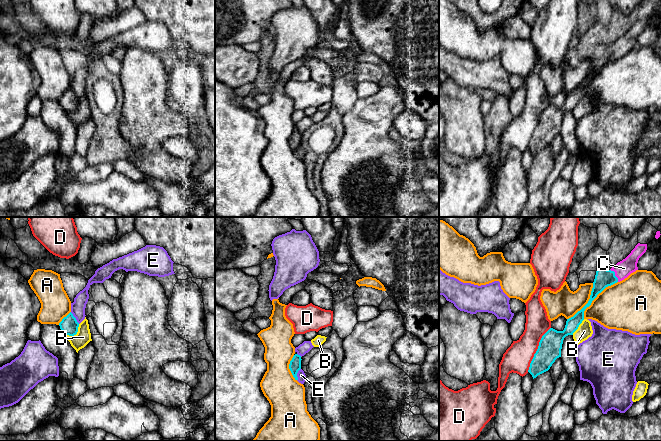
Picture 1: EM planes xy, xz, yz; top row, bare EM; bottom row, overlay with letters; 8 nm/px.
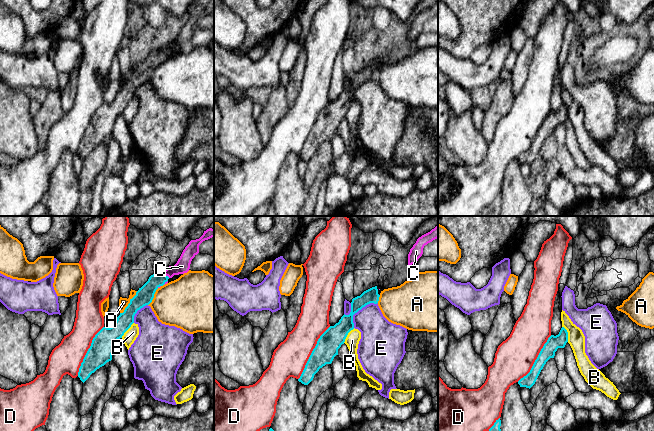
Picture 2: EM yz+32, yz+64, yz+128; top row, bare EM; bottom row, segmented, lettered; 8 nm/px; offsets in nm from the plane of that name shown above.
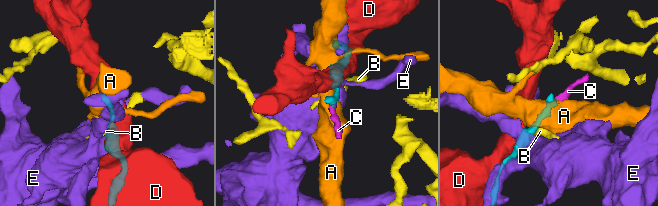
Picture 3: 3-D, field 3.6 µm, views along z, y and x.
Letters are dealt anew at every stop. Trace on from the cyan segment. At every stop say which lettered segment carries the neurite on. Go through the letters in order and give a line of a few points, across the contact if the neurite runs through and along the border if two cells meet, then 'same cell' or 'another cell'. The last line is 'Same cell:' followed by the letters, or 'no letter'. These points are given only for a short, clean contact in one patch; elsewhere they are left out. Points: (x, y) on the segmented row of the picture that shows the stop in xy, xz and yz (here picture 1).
A: another cell
B: line xy (79, 324), (78, 331), (75, 334), (66, 335); another cell
C: line yz (603, 278), (614, 275), (624, 268); same cell
D: another cell
E: line xy (70, 312), (79, 323); another cell
Same cell: C

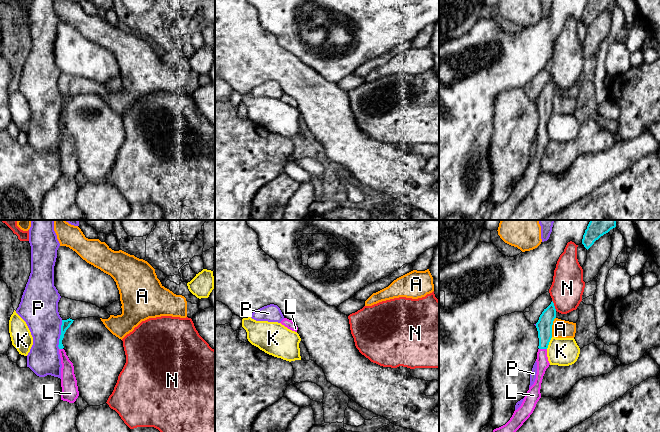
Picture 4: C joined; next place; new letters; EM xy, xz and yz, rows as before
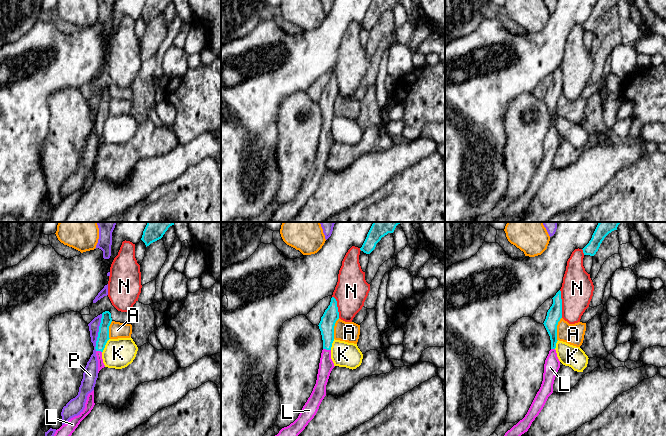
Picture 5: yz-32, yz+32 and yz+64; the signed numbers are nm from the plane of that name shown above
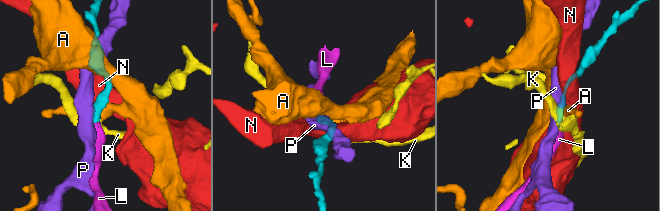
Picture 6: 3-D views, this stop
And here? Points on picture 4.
A: line yz (555, 317), (552, 323), (551, 336); another cell
K: line yz (552, 337), (546, 348); another cell
L: line yz (544, 325), (543, 348), (542, 361); same cell
N: line yz (552, 300), (556, 310); another cell
P: line xy (62, 320), (58, 348); another cell
Same cell: L

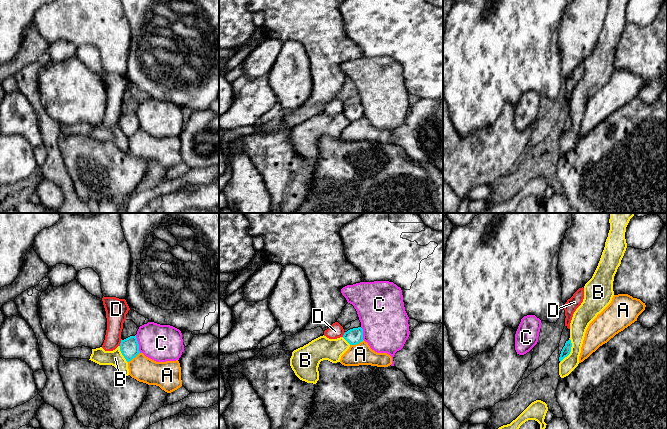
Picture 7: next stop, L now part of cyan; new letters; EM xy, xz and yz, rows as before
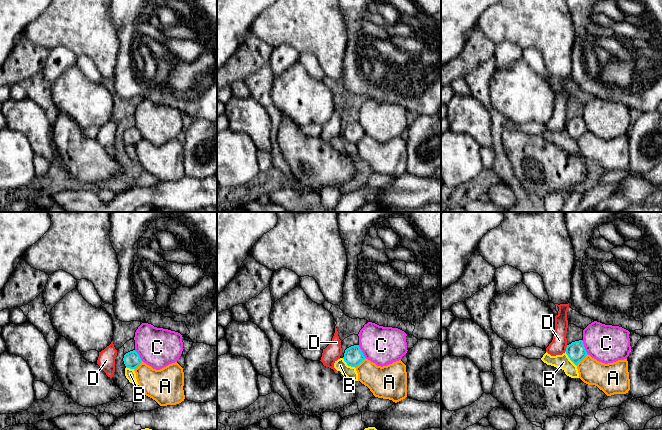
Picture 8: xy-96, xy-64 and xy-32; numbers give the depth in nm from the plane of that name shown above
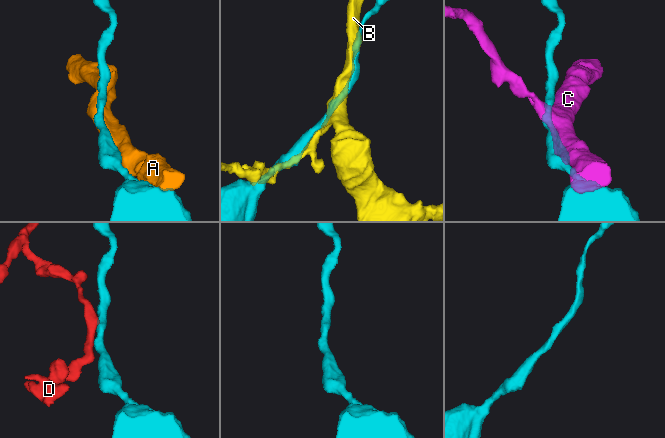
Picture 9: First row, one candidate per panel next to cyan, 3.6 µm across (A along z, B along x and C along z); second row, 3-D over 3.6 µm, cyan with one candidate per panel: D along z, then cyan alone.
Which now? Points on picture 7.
A: another cell
B: another cell
C: another cell
D: line xy (121, 339), (119, 345); another cell
Same cell: no letter

